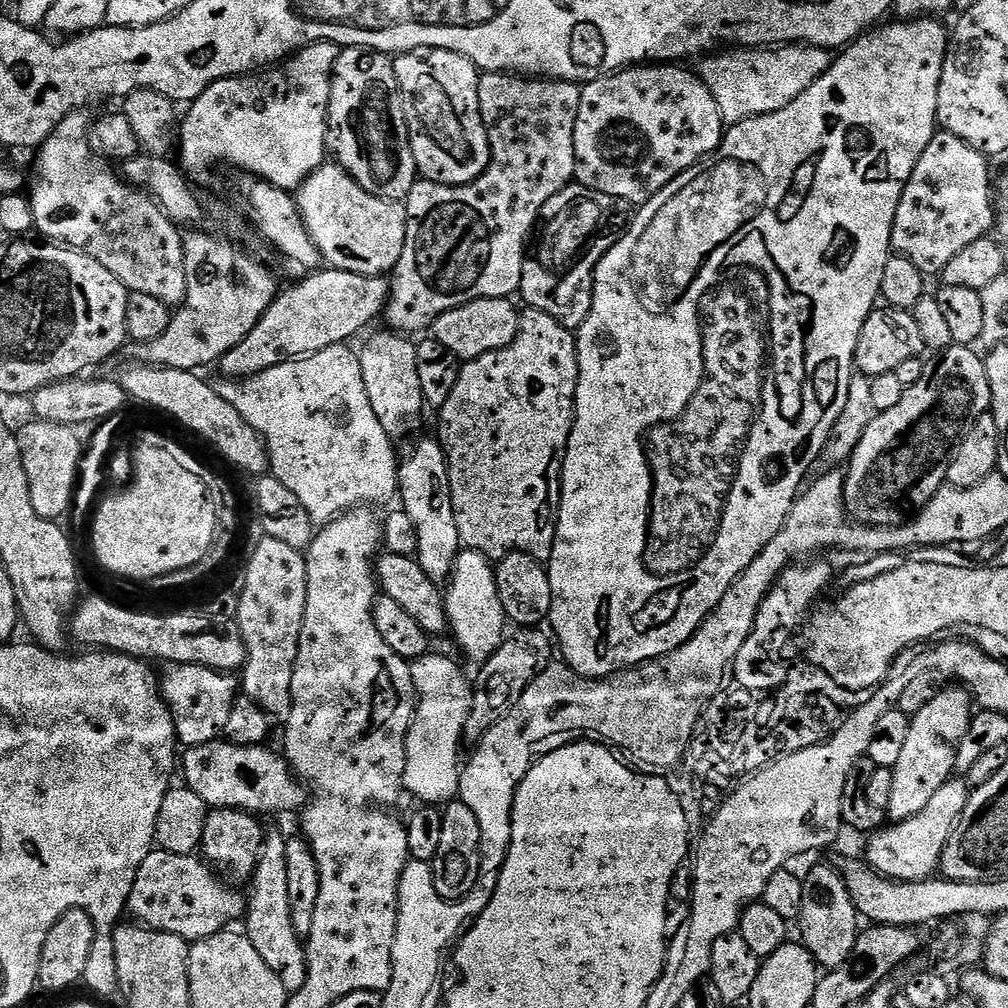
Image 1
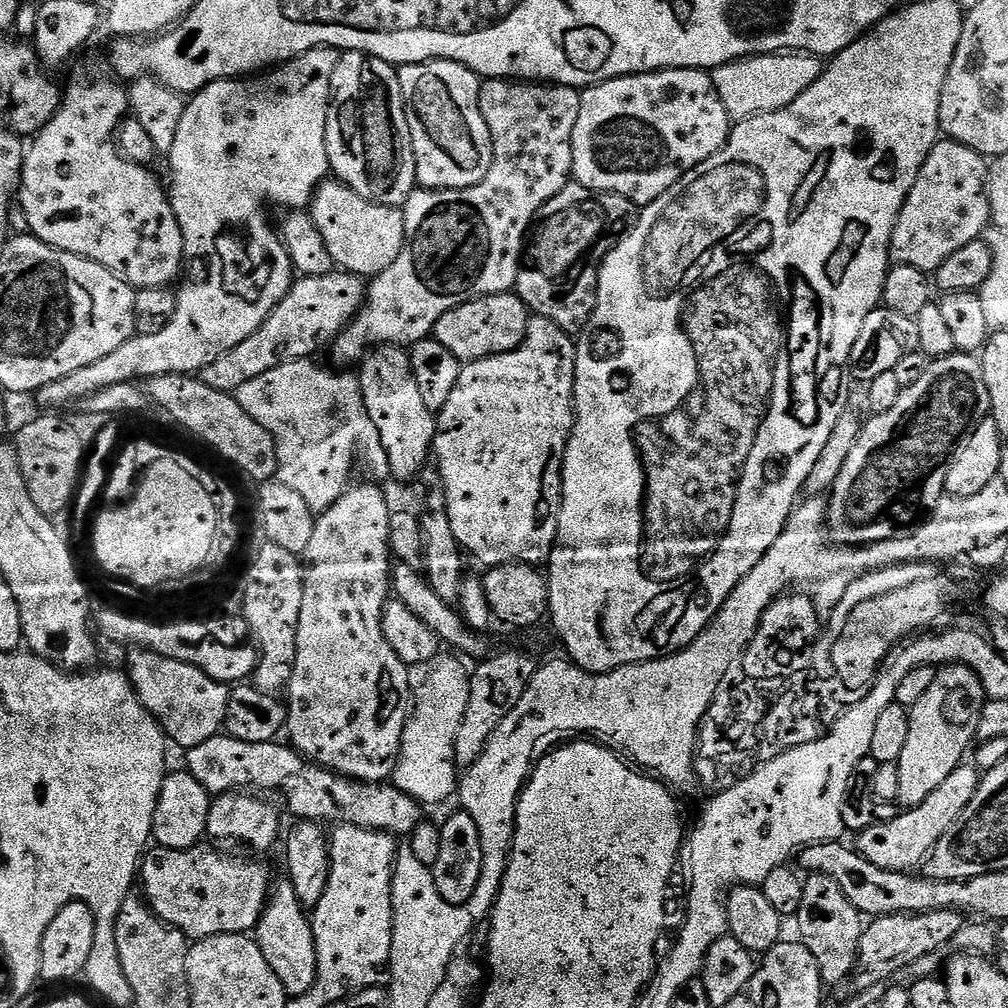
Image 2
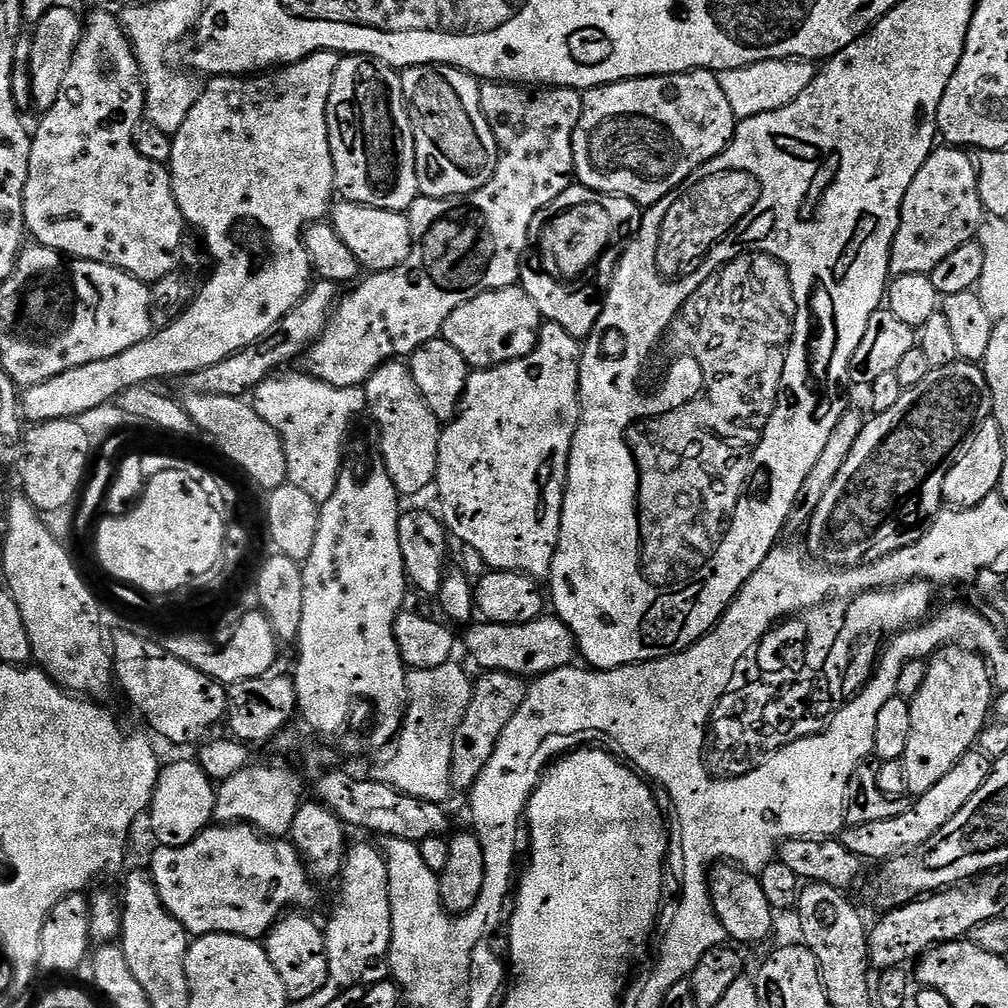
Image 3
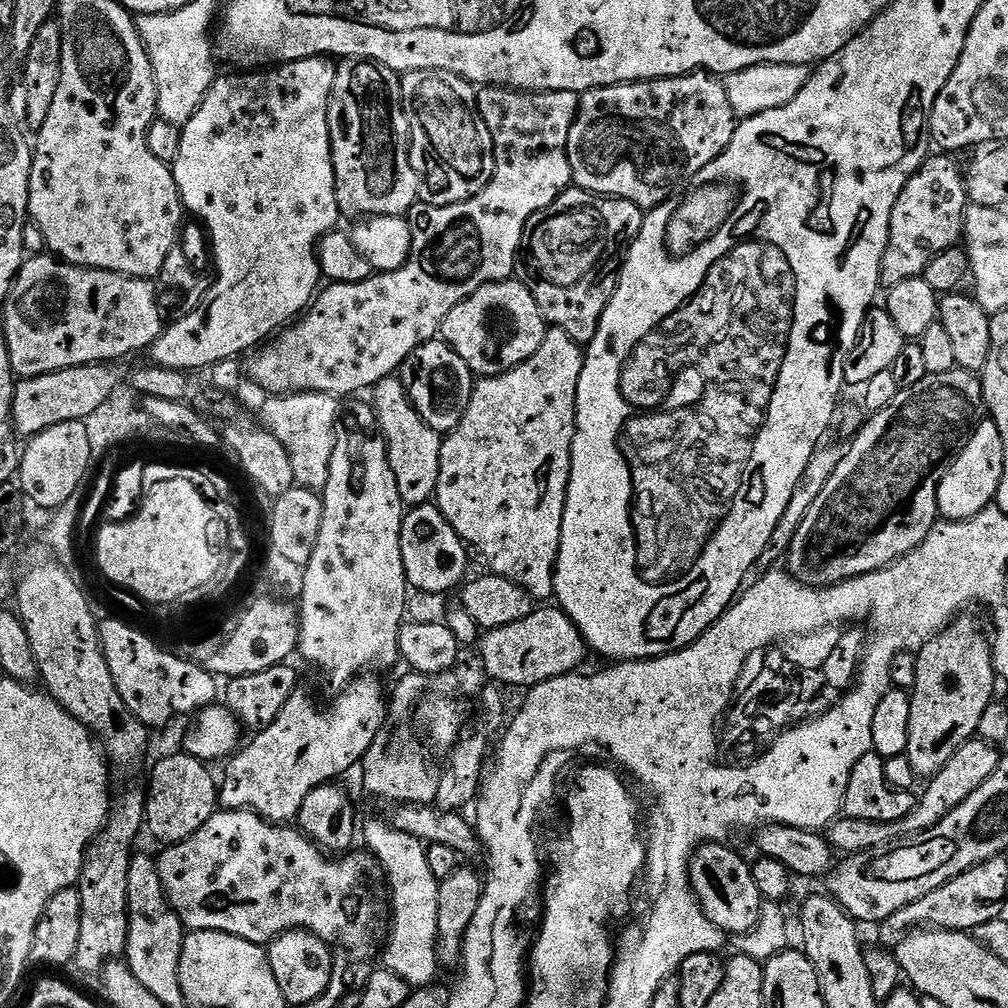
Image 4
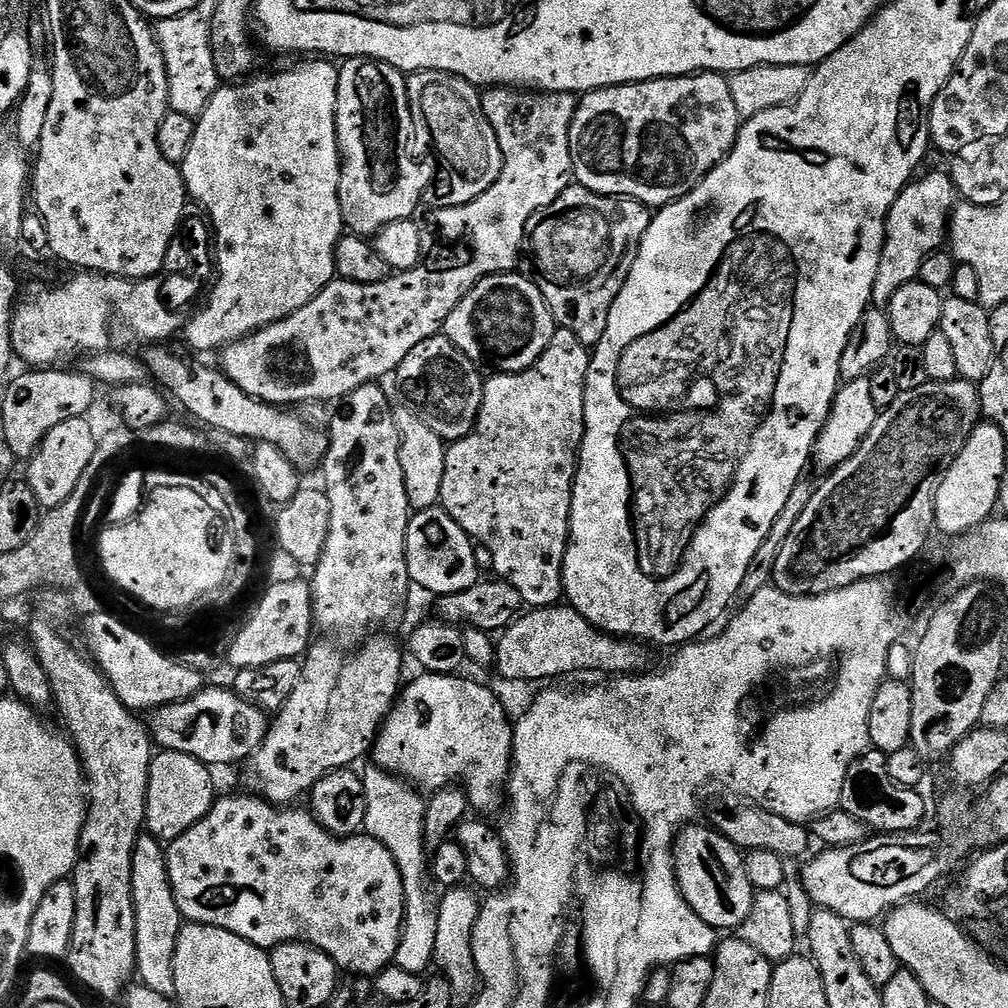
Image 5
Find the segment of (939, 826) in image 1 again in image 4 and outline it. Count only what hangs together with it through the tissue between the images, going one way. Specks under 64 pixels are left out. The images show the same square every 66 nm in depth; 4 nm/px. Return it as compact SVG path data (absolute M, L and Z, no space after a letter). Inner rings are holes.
M979 738L968 740L962 746L958 746L958 750L954 750L954 758L946 762L944 769L927 781L928 789L925 790L924 797L921 795L917 799L910 814L906 814L906 818L896 820L893 824L883 824L866 818L841 815L826 829L828 843L837 853L851 854L865 852L871 848L884 848L901 838L914 836L918 832L933 828L935 824L942 822L942 818L946 818L946 814L962 806L962 802L966 802L966 798L970 798L970 794L974 794L974 790L978 790L978 786L982 786L982 782L986 782L986 778L990 778L994 770L998 770L1002 759L1000 751L997 745L989 744L987 740Z

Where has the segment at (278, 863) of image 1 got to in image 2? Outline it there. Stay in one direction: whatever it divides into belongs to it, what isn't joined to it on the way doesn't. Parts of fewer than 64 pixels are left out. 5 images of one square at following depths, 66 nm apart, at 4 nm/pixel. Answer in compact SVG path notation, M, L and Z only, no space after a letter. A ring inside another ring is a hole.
M281 879L280 885L271 889L268 903L254 929L254 939L262 950L262 958L270 962L270 970L278 974L278 982L282 982L284 993L288 997L304 996L314 986L314 978L318 978L318 950L314 946L312 921L309 913L298 902L298 894L294 894L292 881Z

